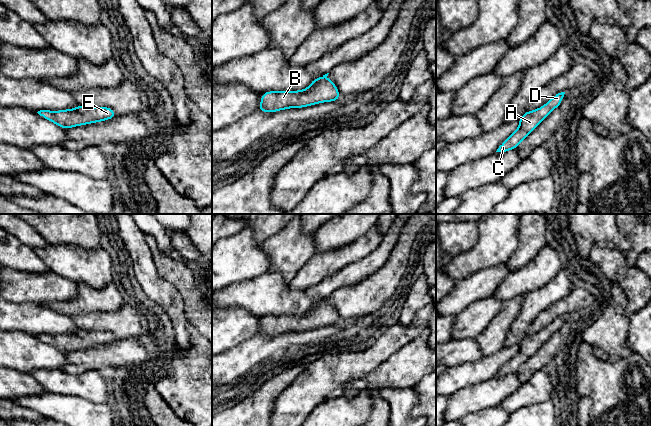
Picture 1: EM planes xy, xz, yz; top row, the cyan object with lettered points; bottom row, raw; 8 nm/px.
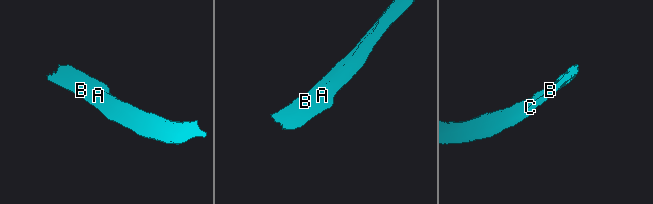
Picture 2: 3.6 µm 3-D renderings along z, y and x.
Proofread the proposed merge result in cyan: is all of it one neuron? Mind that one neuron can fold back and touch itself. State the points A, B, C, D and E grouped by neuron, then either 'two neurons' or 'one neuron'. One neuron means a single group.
groups A B C D E; one neuron

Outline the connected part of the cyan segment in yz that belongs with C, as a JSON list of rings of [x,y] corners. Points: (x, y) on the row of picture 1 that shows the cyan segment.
[[[565,92],[552,97],[545,105],[533,111],[526,111],[519,118],[519,127],[497,149],[496,152],[514,150],[546,118],[552,110],[559,107]]]

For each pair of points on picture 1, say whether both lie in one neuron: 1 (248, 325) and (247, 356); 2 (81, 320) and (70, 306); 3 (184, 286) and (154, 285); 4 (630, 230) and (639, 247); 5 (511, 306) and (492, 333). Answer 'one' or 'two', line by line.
1: two
2: two
3: two
4: one
5: one

